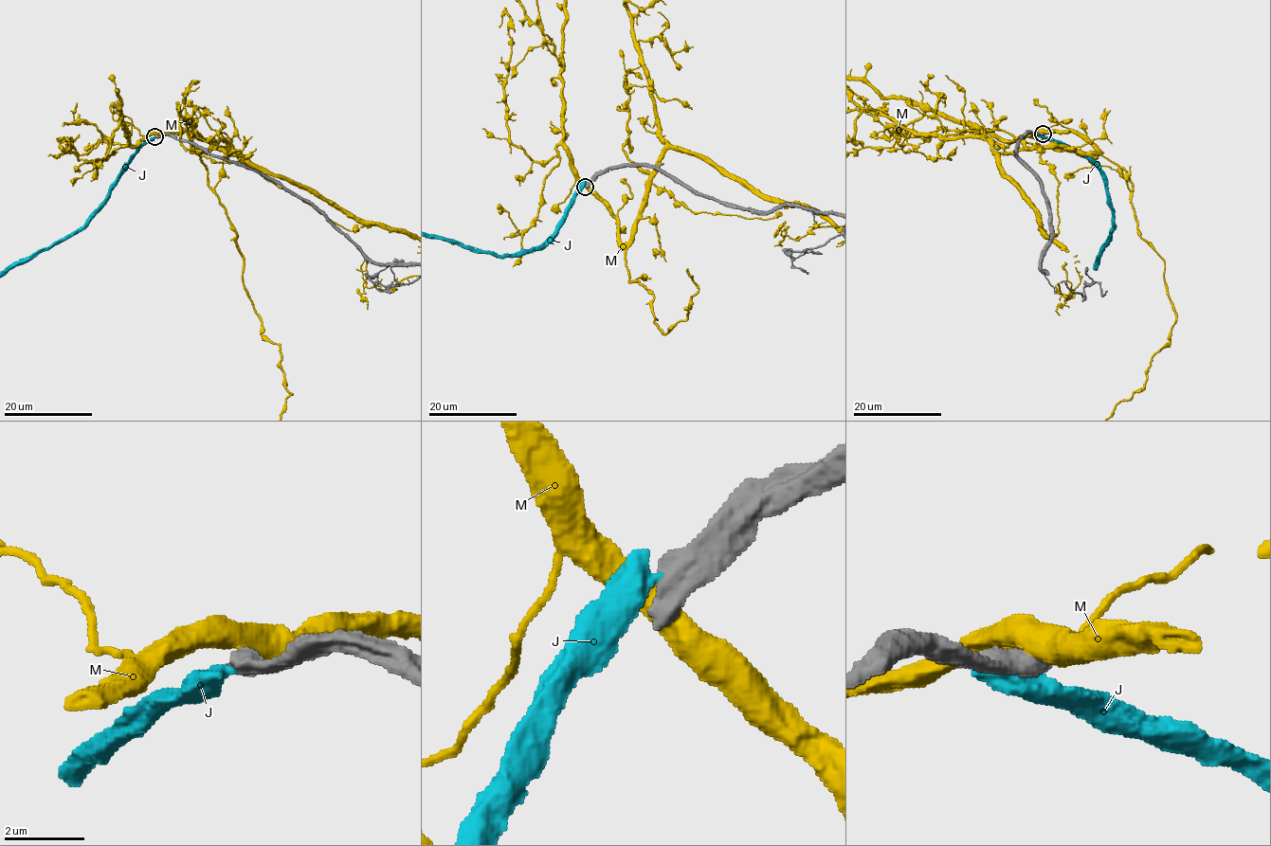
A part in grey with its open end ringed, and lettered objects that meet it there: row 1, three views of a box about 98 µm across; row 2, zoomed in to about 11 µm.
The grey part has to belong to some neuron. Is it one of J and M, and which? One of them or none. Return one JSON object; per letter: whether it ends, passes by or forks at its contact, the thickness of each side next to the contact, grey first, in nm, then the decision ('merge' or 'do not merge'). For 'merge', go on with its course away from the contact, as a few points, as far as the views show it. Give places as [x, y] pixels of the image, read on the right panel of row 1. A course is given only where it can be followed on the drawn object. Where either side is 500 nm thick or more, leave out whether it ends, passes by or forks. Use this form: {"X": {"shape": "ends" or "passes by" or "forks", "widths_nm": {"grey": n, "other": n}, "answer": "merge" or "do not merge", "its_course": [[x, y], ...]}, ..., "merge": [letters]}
{"J": {"widths_nm": {"grey": 800, "other": 480}, "answer": "do not merge"}, "M": {"widths_nm": {"grey": 700, "other": 550}, "answer": "do not merge"}, "merge": []}

